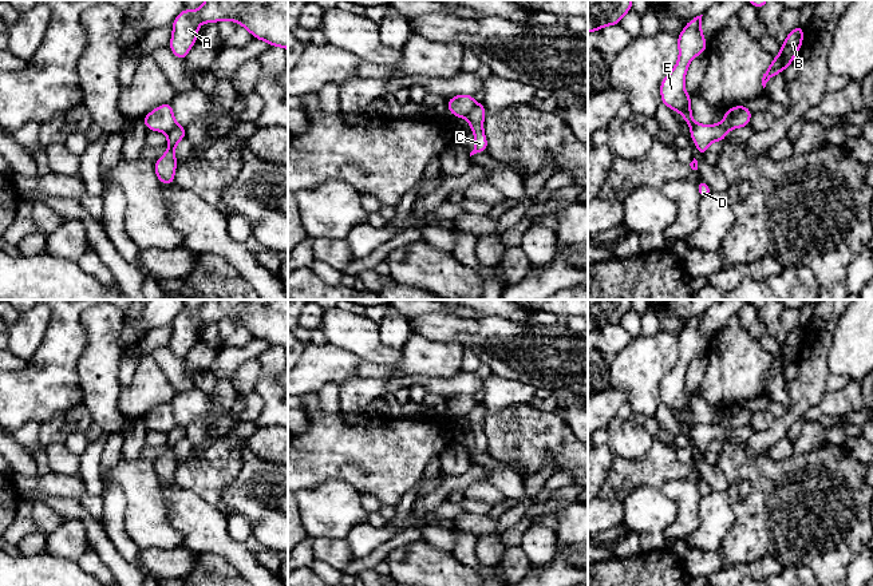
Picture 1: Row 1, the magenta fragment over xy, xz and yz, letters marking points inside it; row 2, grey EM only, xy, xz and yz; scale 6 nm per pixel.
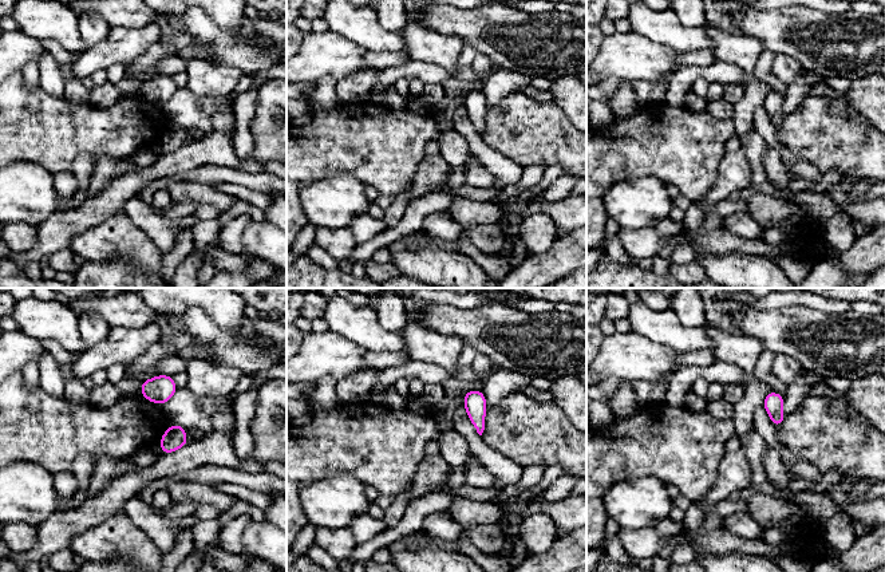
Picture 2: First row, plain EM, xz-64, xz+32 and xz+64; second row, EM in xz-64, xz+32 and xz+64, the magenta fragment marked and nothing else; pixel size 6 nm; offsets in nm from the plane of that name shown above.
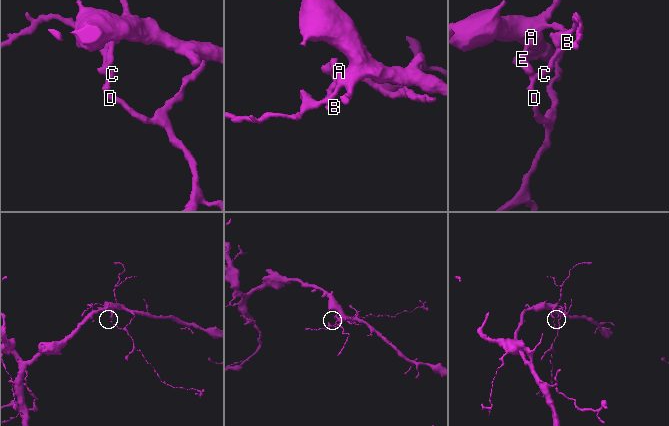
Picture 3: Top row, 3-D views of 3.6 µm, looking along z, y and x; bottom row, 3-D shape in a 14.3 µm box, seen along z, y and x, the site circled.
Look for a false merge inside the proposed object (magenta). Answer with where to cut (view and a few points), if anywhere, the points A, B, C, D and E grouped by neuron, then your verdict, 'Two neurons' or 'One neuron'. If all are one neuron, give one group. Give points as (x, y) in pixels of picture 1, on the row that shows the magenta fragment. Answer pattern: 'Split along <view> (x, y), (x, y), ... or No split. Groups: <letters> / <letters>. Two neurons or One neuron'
Split along xz (477, 103), (466, 118). Groups: A E / B C D. Two neurons

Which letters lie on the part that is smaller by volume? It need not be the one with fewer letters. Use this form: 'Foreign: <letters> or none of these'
Foreign: B, C, D

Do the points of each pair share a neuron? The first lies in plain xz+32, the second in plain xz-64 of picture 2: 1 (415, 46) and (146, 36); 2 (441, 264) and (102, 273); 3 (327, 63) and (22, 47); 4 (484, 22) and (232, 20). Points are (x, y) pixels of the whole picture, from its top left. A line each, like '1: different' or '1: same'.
1: same
2: different
3: same
4: different

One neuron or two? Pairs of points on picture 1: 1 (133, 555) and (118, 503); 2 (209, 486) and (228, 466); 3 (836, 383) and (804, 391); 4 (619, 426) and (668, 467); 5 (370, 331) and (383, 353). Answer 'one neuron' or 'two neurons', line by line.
1: one neuron
2: one neuron
3: two neurons
4: two neurons
5: one neuron

